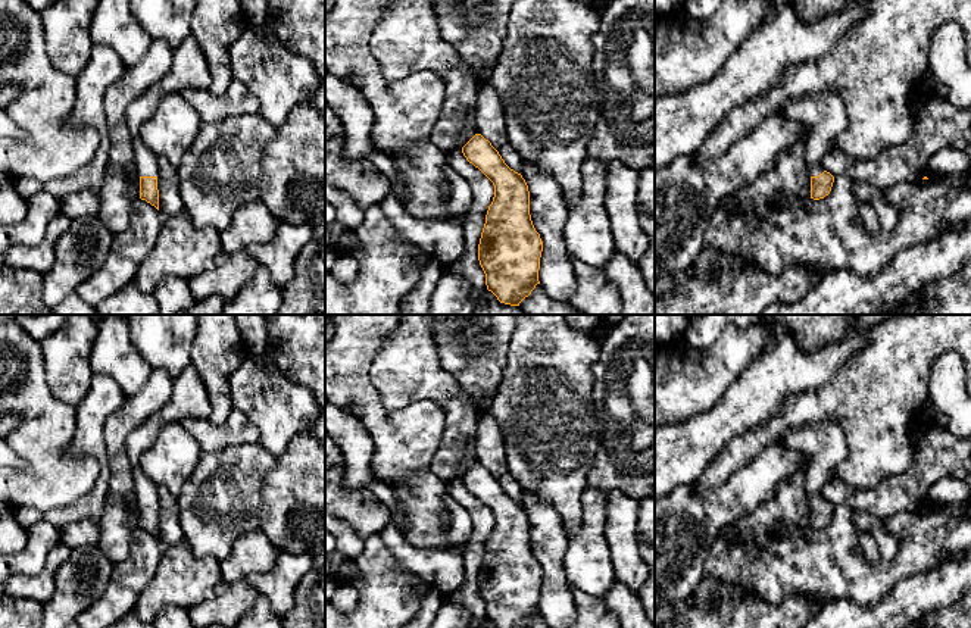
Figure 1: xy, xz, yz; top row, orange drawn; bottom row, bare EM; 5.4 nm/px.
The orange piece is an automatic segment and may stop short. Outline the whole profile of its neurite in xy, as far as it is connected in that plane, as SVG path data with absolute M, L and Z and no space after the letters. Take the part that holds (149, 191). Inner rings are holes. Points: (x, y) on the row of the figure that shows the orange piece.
M191 34L177 49L174 49L172 65L168 74L140 94L127 109L125 118L134 135L135 171L140 176L140 199L159 210L157 190L157 157L154 157L140 140L140 126L146 122L160 100L172 93L182 93L188 88L207 90L210 72L204 54Z

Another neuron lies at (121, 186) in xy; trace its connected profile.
M153 40L141 60L127 68L125 75L104 93L110 150L100 187L99 218L113 235L128 228L134 203L140 199L134 135L128 128L125 112L140 94L168 74L172 54L174 49L166 41Z

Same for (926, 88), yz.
M925 69L920 81L912 87L911 97L918 97L924 101L933 97L942 97L949 100L949 90L946 85L934 82L928 69Z

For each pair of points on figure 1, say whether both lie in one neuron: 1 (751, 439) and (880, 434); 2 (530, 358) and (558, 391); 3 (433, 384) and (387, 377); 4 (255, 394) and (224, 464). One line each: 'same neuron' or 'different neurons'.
1: same neuron
2: same neuron
3: same neuron
4: different neurons

